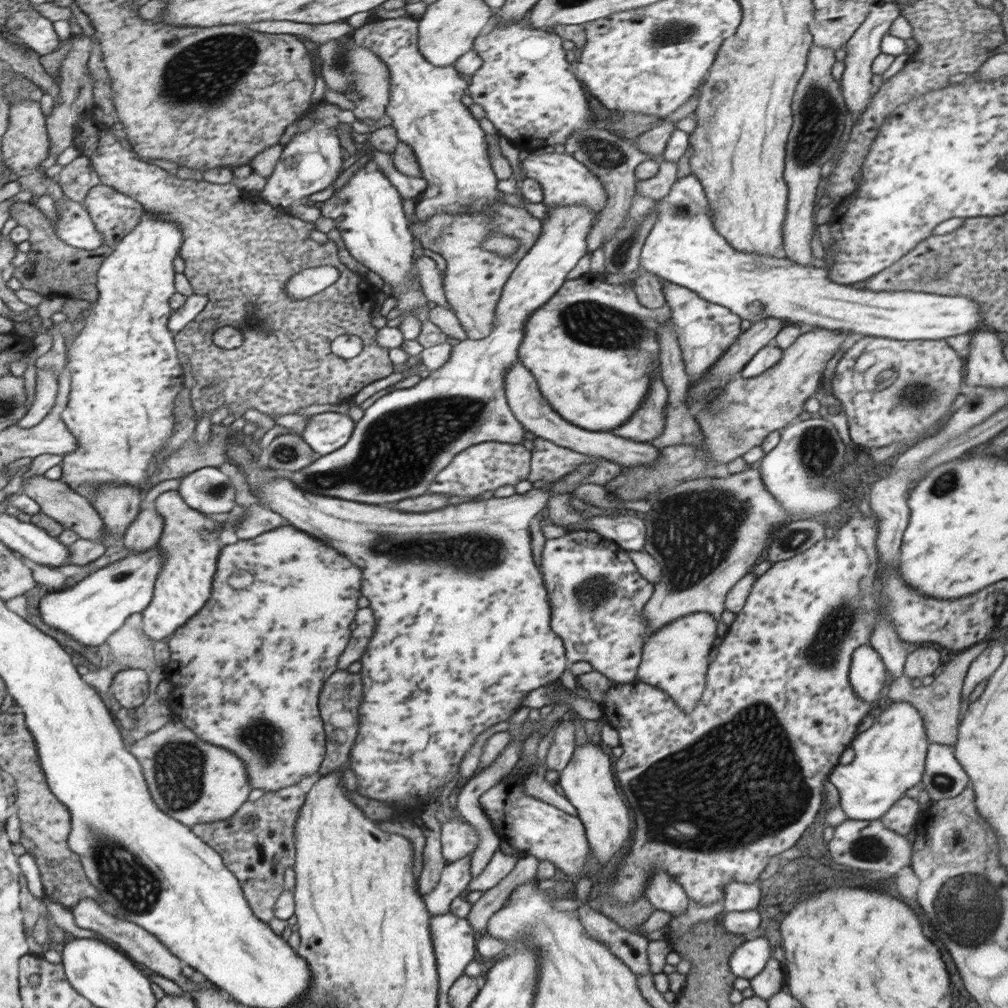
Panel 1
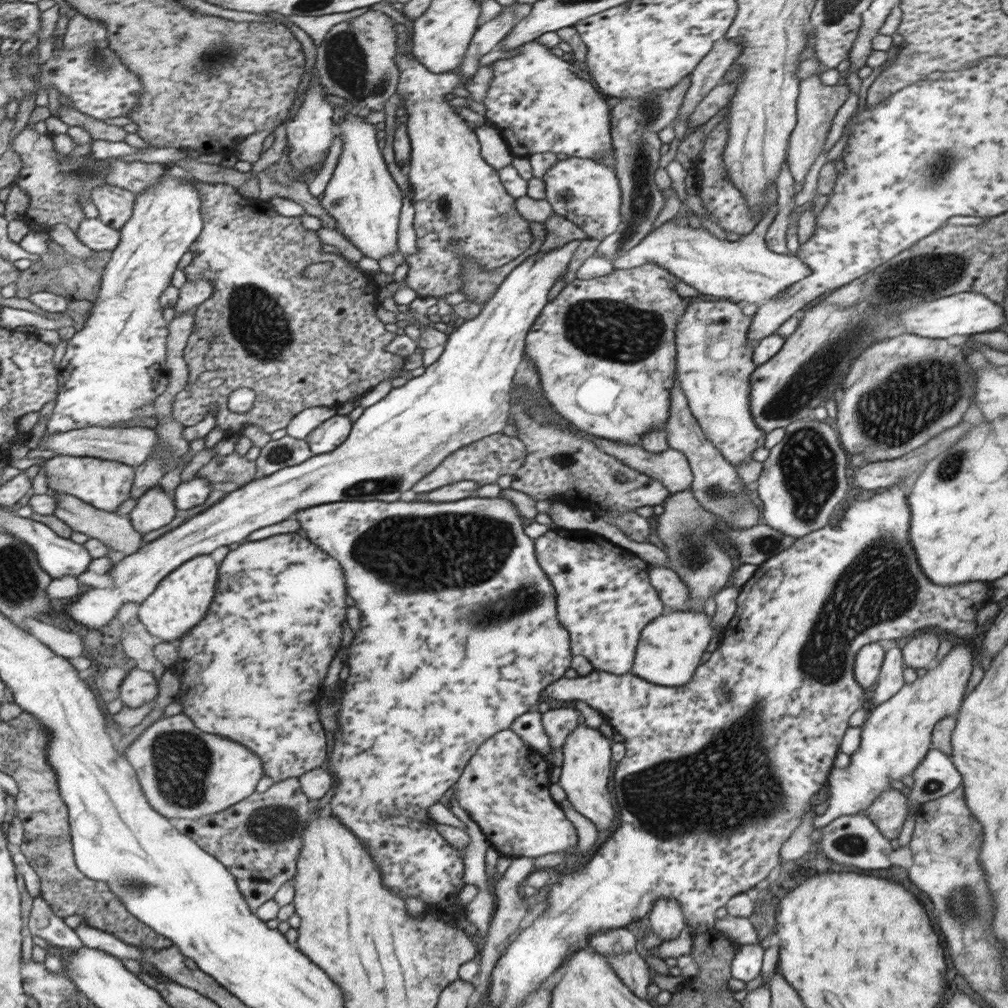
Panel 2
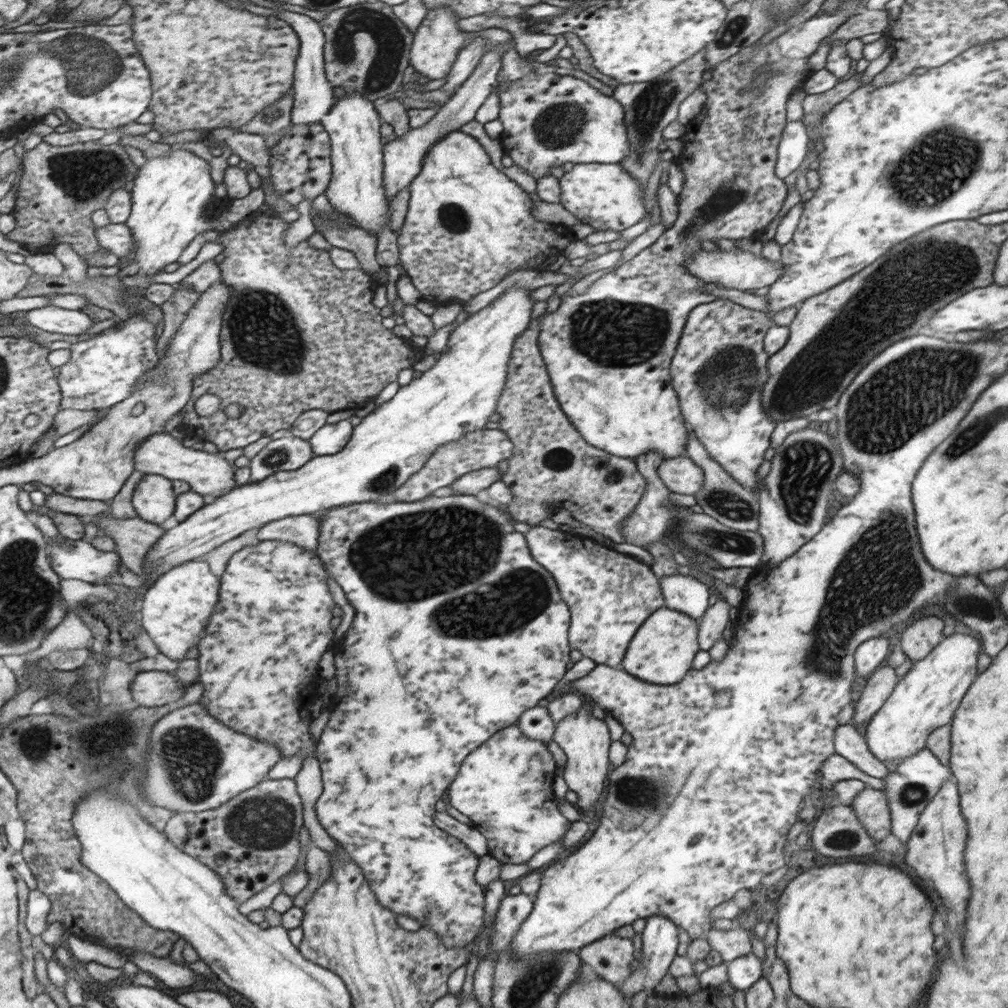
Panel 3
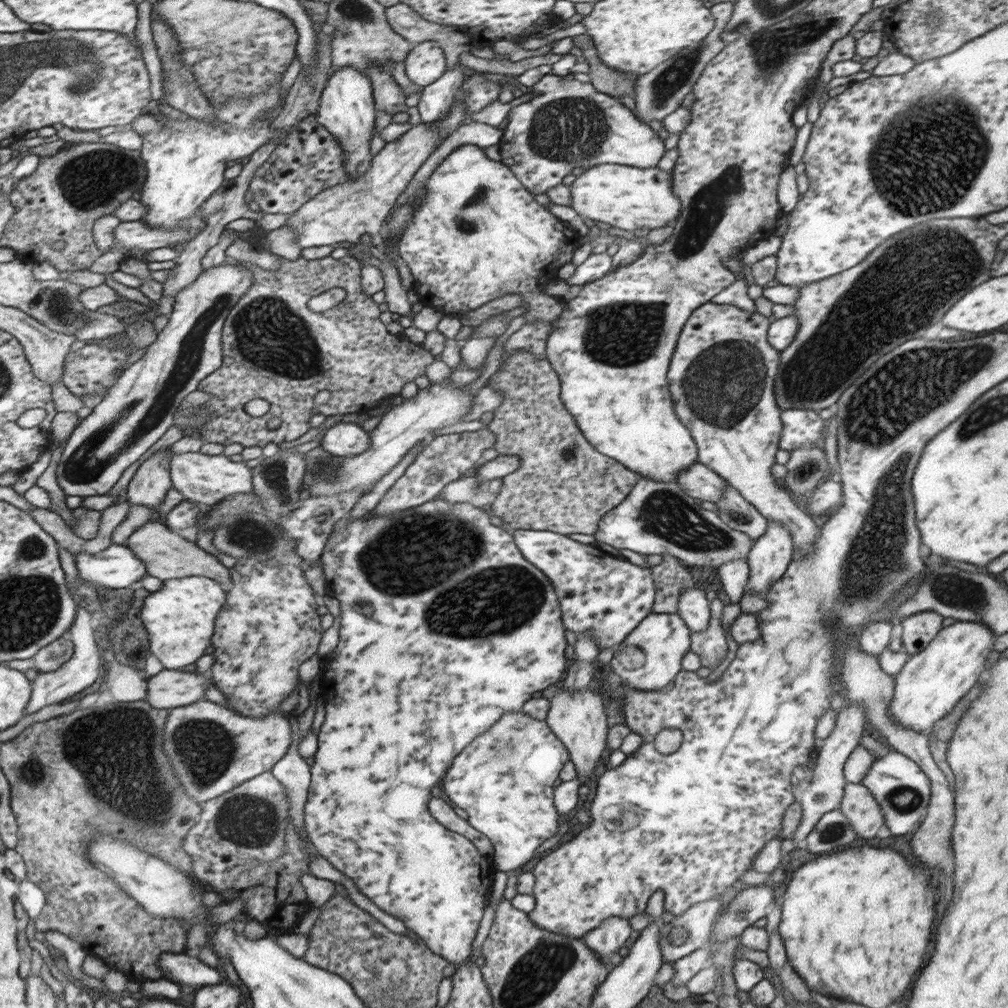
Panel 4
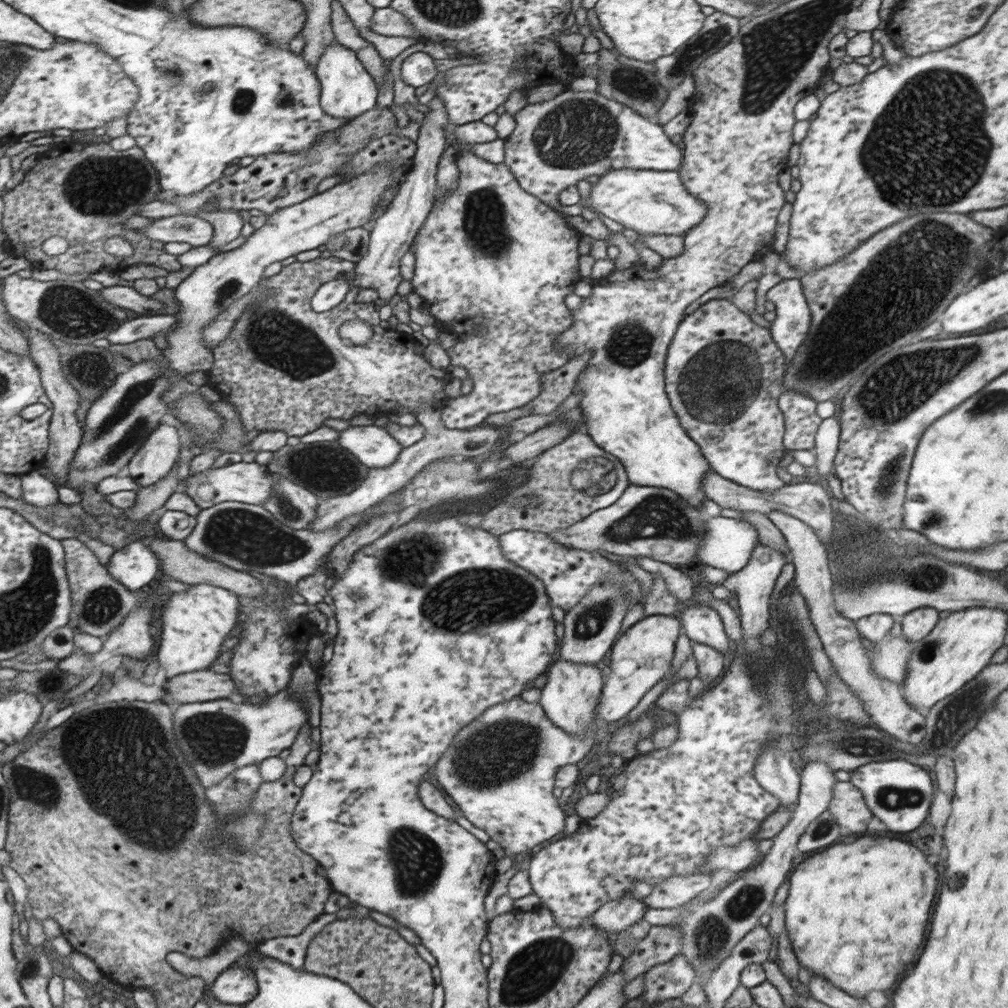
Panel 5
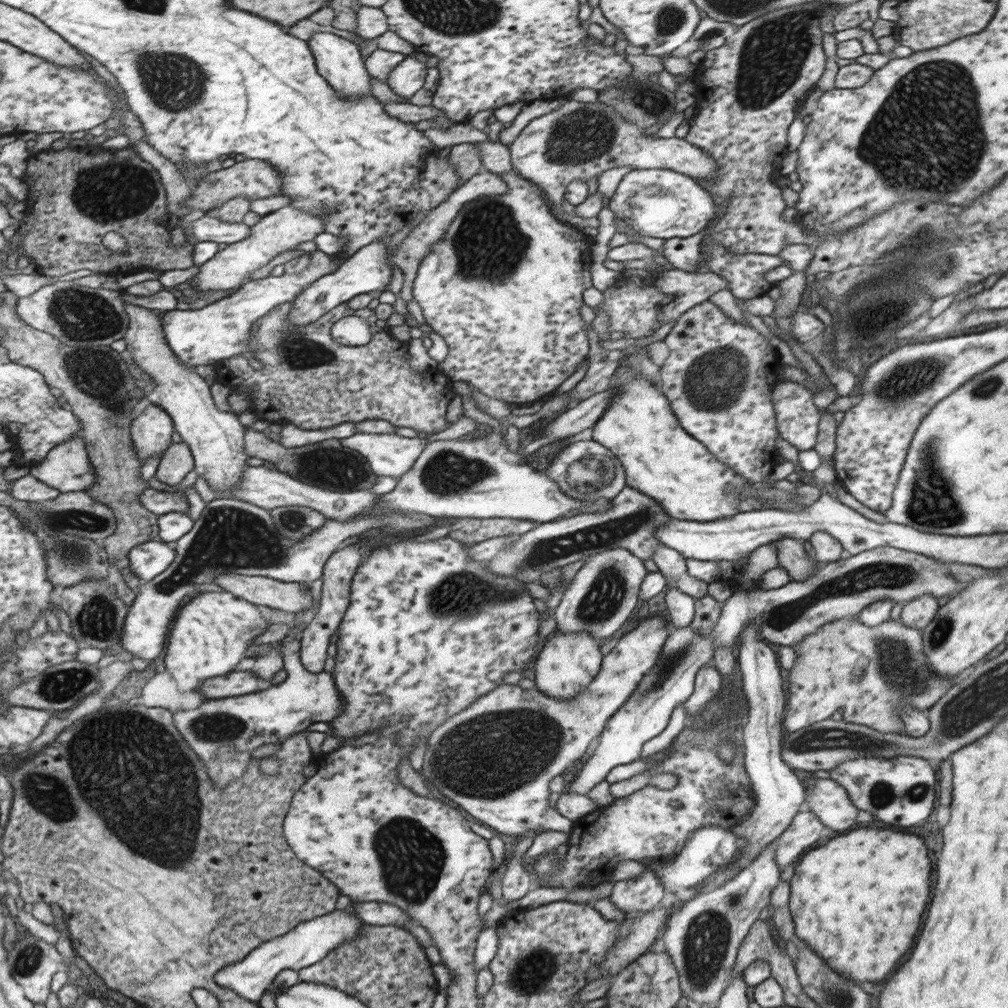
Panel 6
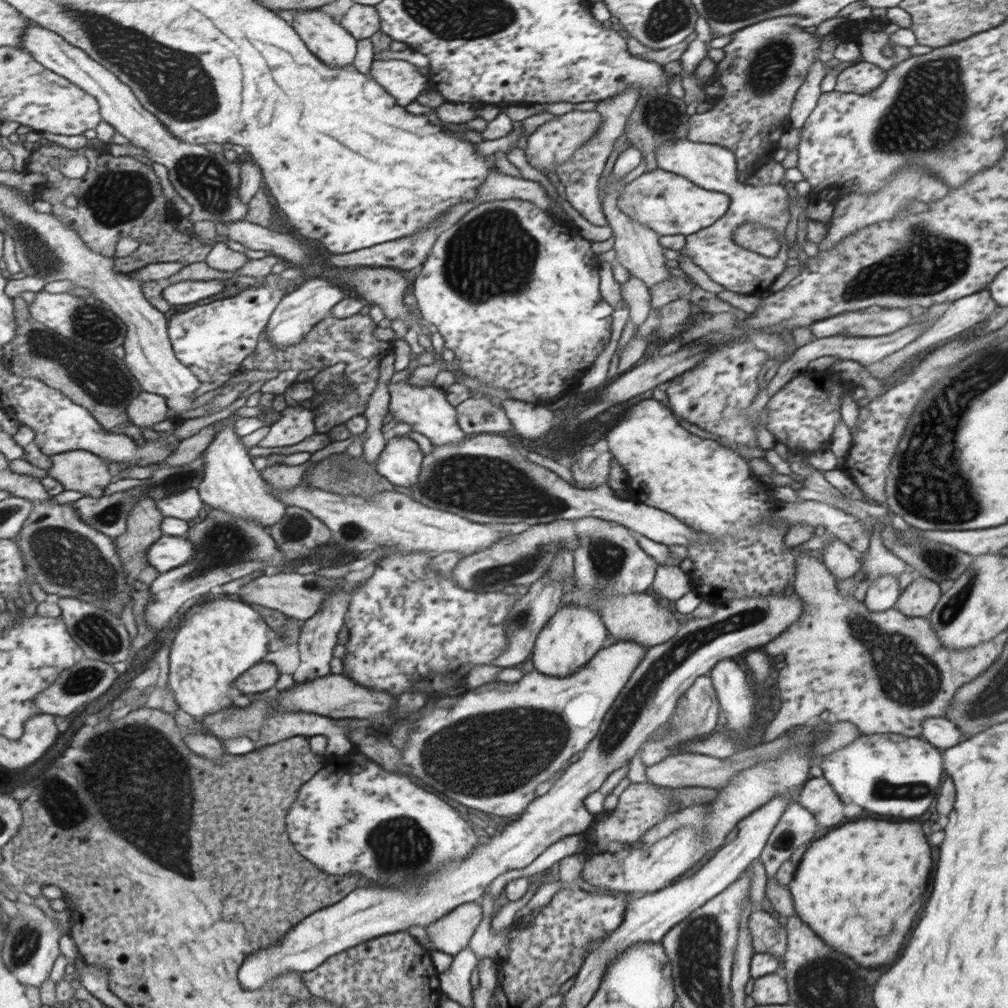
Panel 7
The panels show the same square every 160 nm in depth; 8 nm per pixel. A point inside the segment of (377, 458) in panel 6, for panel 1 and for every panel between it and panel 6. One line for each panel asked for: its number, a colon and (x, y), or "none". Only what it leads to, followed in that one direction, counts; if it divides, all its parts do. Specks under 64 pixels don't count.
1: (326, 432)
2: (331, 433)
3: (331, 438)
4: (344, 439)
5: (372, 445)

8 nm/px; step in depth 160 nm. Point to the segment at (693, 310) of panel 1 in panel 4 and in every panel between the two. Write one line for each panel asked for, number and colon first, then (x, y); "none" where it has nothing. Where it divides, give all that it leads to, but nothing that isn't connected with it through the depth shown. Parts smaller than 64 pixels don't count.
2: (714, 360)
3: (718, 370)
4: (721, 377)

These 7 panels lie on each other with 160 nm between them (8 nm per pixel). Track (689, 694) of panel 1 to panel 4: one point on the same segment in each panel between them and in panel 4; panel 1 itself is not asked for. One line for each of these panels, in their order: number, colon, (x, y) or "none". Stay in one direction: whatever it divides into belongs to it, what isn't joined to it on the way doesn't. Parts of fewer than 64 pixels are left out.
2: (669, 650)
3: (661, 652)
4: (664, 638)

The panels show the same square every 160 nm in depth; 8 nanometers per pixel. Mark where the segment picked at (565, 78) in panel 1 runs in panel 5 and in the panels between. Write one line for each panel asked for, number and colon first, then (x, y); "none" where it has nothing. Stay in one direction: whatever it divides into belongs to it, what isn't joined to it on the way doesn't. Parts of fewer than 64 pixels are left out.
2: (539, 105)
3: (549, 119)
4: (568, 124)
5: (574, 136)

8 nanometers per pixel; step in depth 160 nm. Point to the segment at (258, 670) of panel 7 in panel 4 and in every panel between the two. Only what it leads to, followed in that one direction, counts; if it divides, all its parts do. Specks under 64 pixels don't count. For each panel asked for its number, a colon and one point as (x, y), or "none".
4: (170, 689)
5: (201, 686)
6: (234, 684)

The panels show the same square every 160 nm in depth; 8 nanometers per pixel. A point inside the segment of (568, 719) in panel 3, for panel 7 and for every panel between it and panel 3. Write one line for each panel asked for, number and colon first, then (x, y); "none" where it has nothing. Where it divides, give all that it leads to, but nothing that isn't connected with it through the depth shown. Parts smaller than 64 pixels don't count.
4: (577, 718)
5: (569, 699)
6: (568, 662)
7: (569, 640)

